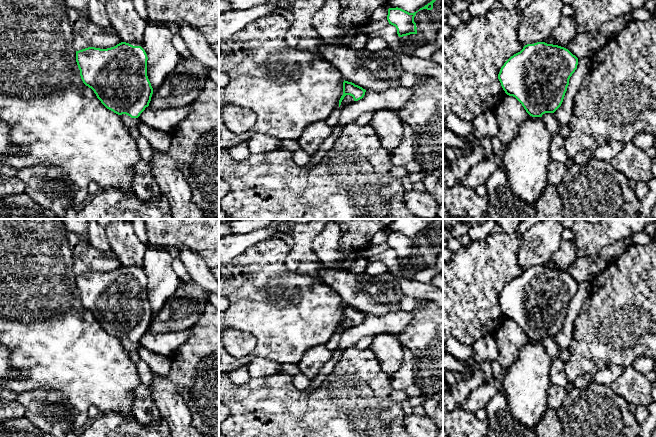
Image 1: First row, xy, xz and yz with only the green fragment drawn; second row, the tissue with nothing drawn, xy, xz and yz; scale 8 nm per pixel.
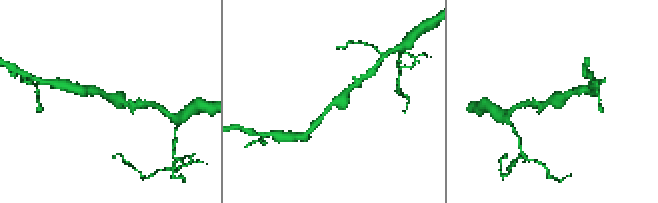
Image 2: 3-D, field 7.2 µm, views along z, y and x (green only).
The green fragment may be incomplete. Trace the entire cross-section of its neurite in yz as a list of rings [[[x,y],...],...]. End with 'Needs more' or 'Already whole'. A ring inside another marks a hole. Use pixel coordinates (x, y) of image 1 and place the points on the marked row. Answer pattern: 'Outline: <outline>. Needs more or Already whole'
Outline: [[[537,42],[527,44],[501,67],[498,79],[505,93],[515,97],[532,117],[554,113],[562,104],[569,79],[577,69],[578,58],[568,49]]]. Already whole

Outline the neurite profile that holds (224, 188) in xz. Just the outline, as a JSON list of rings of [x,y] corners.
[[[219,179],[219,201],[223,199],[230,191],[230,186],[227,182]]]

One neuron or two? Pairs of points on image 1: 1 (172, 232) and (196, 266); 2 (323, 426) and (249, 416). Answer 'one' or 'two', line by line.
1: two
2: one

